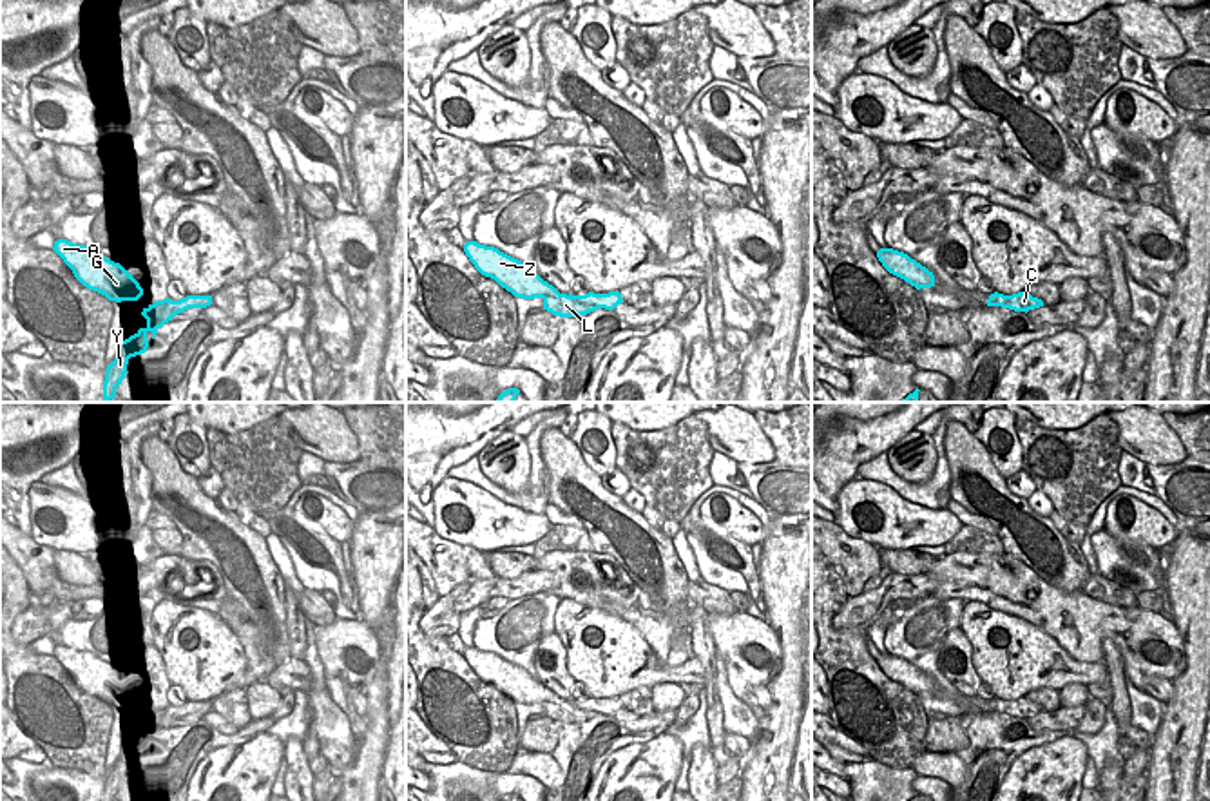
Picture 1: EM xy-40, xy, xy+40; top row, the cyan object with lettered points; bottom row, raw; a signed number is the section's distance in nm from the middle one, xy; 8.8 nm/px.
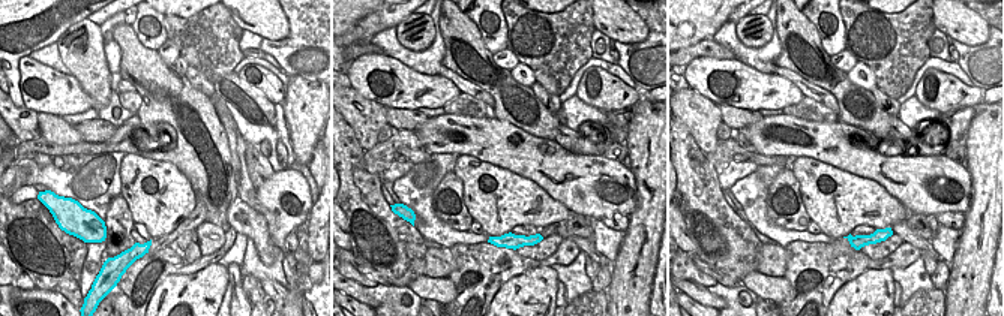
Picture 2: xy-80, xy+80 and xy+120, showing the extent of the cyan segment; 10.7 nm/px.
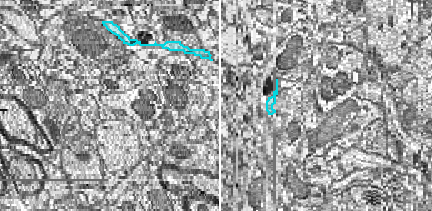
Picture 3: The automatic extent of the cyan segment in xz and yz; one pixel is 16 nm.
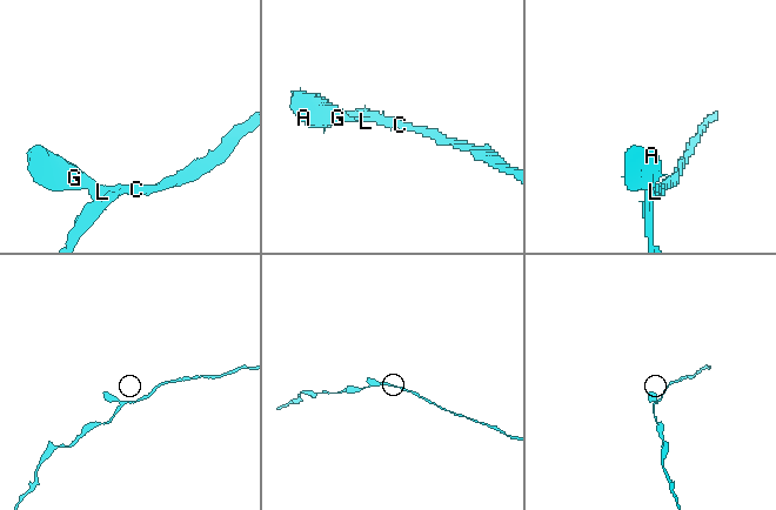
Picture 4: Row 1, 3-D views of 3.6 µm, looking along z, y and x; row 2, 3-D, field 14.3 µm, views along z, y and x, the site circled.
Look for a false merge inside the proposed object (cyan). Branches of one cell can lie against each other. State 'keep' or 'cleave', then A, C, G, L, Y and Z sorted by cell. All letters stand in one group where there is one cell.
cleave; A G Z / C L Y

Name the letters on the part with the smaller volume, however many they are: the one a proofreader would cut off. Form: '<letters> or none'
A, G, Z

